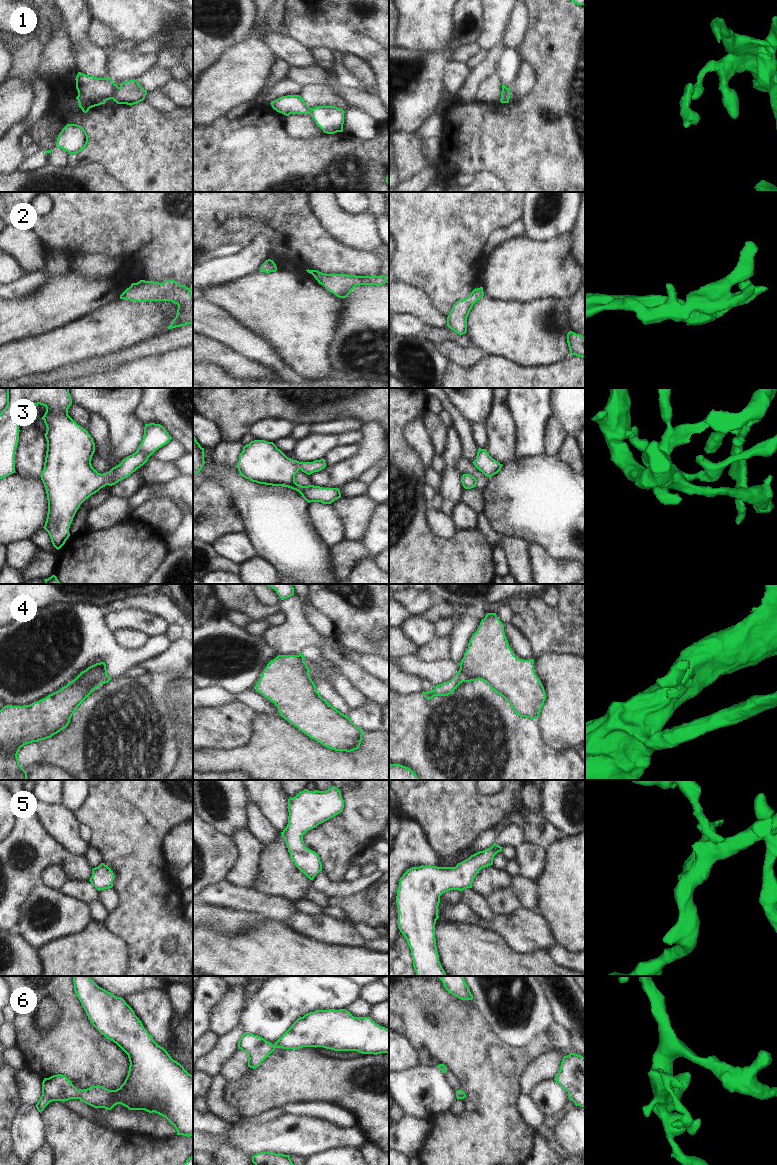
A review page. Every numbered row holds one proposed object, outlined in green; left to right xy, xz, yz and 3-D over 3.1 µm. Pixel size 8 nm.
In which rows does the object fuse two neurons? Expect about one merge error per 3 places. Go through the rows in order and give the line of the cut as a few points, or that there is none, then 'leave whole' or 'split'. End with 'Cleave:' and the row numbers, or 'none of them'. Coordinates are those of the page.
1: cut in xy along (118, 87), (112, 98); split
2: no cut; leave whole
3: no cut; leave whole
4: cut in xy along (104, 662), (104, 674), (100, 683); split
5: no cut; leave whole
6: no cut; leave whole
Cleave: 1, 4

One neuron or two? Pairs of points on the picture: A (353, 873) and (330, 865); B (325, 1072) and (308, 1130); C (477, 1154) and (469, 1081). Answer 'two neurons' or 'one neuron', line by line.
A: two neurons
B: two neurons
C: one neuron

